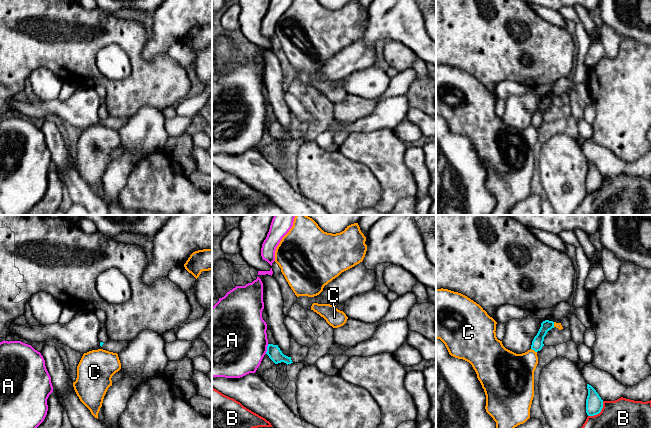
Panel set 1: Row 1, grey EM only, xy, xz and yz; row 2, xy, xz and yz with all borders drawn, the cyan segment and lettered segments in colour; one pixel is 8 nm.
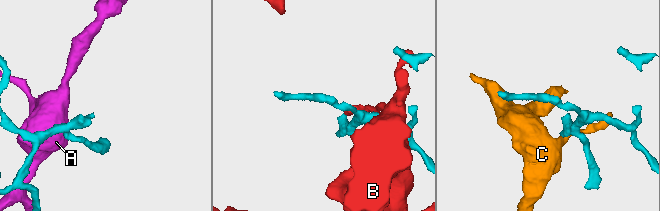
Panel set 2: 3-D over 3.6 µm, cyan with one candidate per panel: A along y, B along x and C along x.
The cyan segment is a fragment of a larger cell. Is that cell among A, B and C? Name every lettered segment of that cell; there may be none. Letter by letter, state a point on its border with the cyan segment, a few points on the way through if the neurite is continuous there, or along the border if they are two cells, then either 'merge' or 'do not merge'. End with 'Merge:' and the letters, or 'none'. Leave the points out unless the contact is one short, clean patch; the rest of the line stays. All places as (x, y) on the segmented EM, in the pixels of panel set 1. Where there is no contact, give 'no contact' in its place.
A: contact xz (267, 349); border xz (268, 344), (265, 353); do not merge
B: contact yz (599, 412); do not merge
C: contact yz (534, 350); border yz (531, 348), (536, 352); do not merge
Merge: none

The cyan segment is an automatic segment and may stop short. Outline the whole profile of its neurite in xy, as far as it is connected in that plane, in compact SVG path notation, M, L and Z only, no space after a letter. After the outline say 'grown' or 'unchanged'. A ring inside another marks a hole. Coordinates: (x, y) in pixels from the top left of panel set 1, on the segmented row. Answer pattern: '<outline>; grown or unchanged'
M109 340L105 343L100 342L100 346L103 350L119 354L125 347L128 346L129 343L130 341Z; grown

